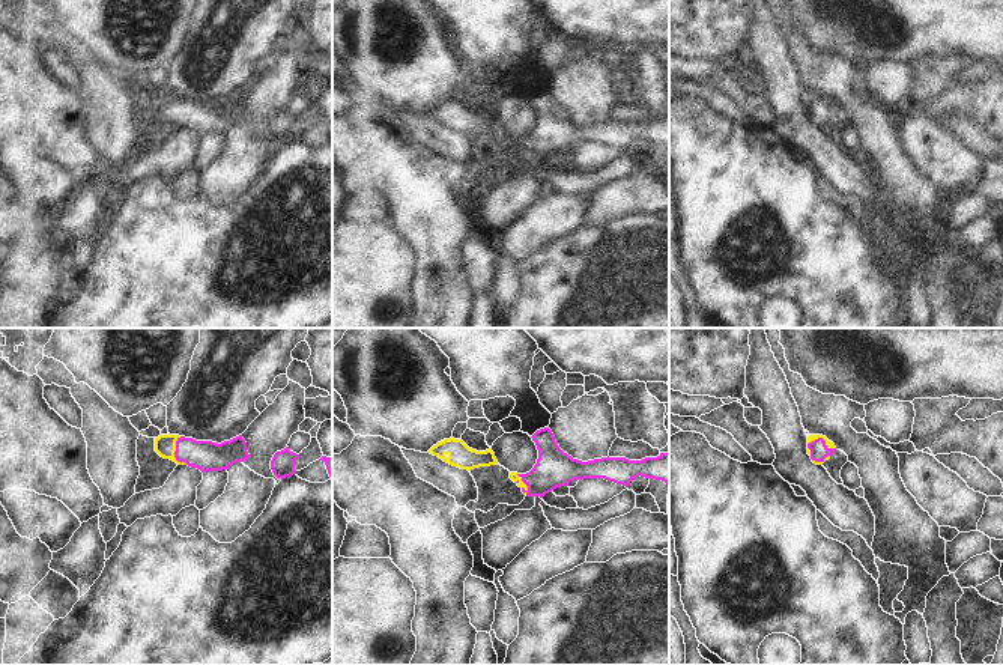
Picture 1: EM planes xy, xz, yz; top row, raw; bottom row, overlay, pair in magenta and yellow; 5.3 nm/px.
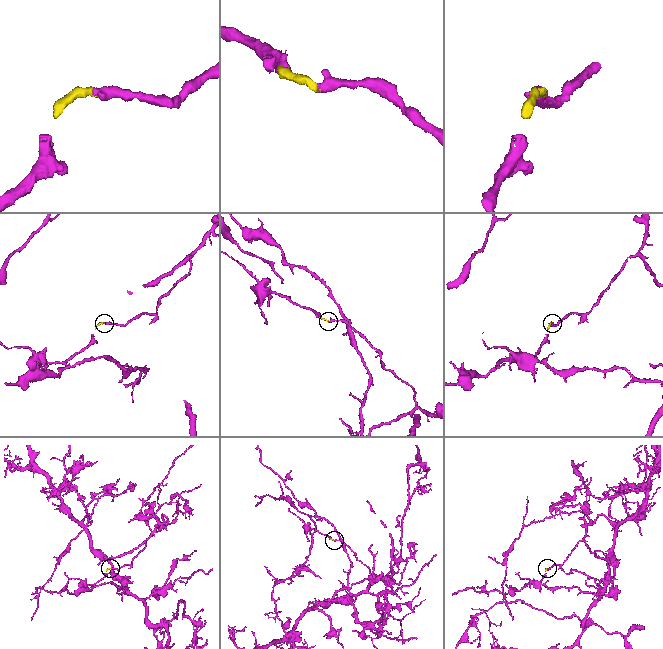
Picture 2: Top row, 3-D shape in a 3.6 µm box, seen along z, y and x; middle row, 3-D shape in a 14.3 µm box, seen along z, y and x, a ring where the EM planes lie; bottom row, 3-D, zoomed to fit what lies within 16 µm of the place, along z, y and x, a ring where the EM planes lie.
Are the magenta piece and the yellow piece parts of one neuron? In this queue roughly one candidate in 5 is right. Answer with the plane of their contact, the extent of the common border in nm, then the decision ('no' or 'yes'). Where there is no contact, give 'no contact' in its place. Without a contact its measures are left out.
xy | 160 nm | yes

